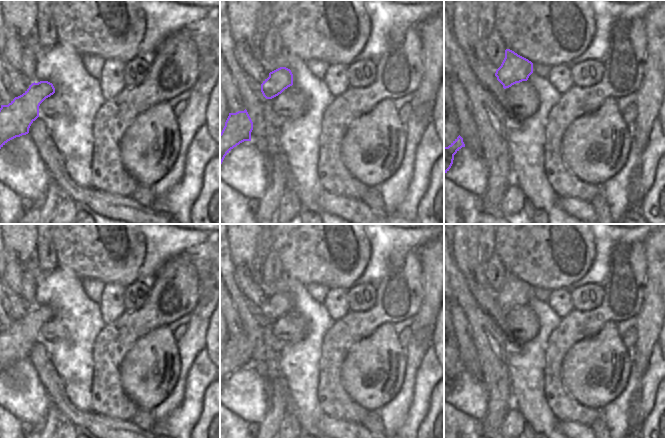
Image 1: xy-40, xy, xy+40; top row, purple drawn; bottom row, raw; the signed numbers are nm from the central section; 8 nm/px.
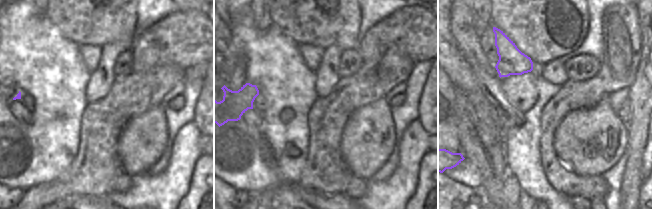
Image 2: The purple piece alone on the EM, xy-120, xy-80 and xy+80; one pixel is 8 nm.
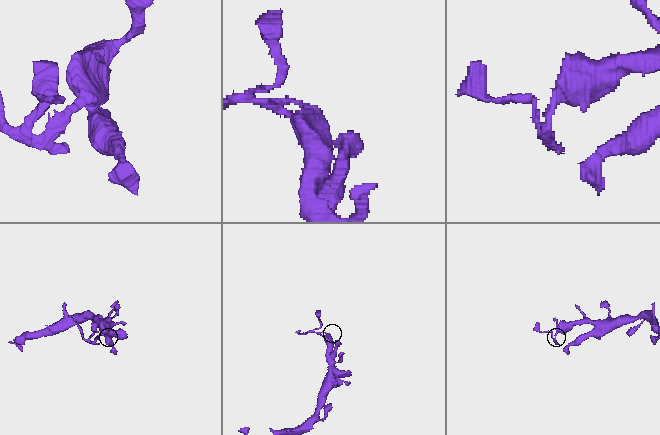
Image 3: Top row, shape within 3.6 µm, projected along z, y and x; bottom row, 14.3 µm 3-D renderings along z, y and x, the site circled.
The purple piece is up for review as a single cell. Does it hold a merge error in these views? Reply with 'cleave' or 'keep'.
cleave

